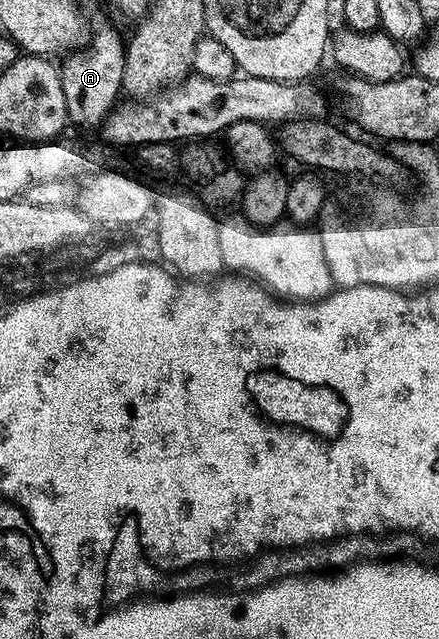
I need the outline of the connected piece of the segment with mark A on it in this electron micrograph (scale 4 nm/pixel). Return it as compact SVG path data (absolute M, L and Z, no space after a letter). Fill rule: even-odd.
M106 27L99 35L91 34L85 47L65 56L60 74L66 114L71 124L97 128L119 102L124 77L126 43L112 28Z

